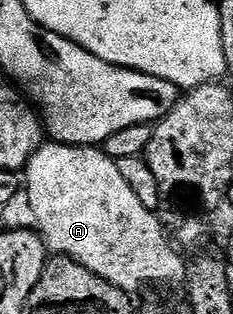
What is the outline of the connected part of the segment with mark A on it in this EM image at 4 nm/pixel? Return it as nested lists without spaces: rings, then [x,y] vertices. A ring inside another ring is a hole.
[[[56,142],[42,143],[41,147],[37,149],[29,163],[23,169],[23,184],[27,189],[29,188],[29,208],[33,211],[33,220],[36,231],[39,233],[42,240],[45,241],[48,251],[53,254],[62,254],[70,256],[73,260],[80,261],[81,264],[87,266],[89,270],[101,276],[114,284],[115,287],[121,288],[124,292],[130,294],[137,294],[144,284],[173,284],[176,280],[184,281],[187,276],[186,261],[181,261],[181,256],[175,249],[169,245],[169,240],[165,237],[165,228],[157,221],[158,213],[143,206],[136,197],[135,191],[127,184],[125,178],[119,172],[117,161],[112,160],[110,156],[97,146],[82,146],[80,144],[59,144]]]

